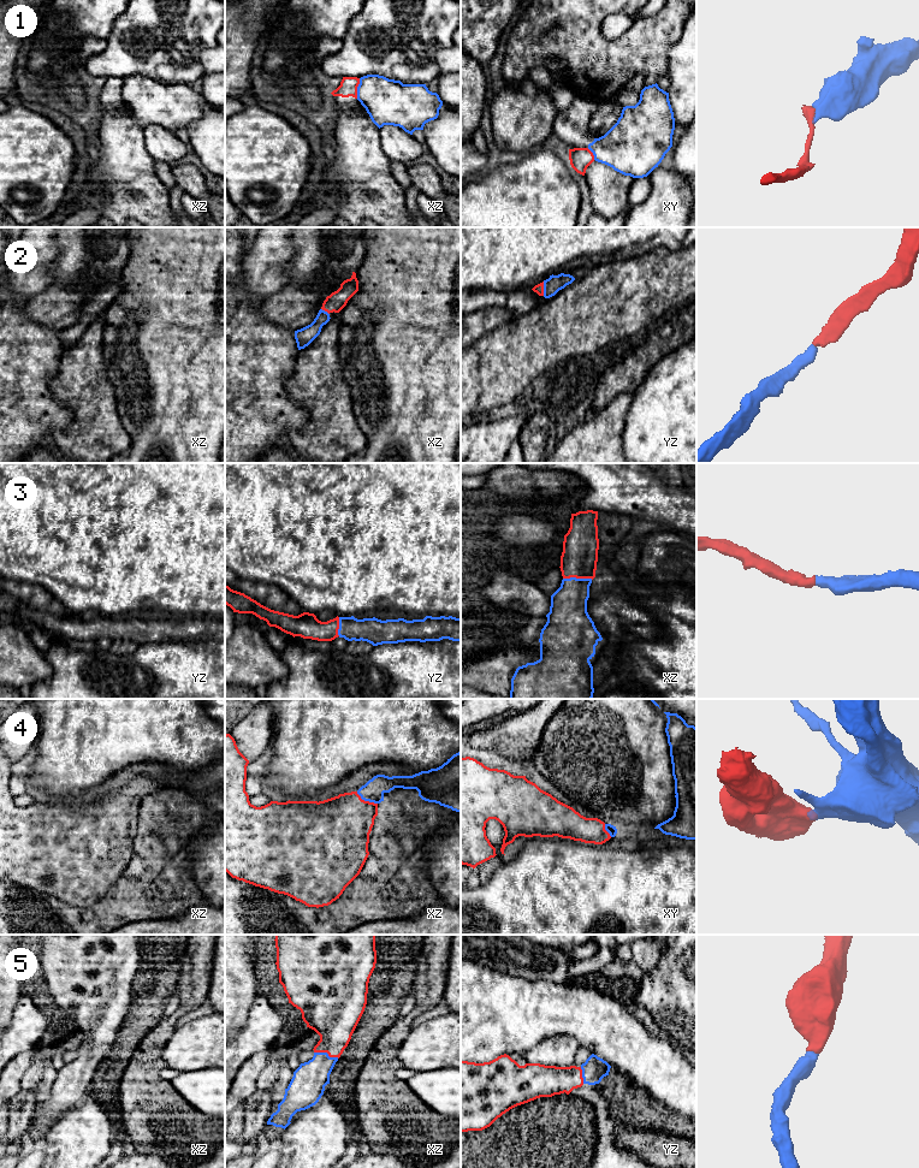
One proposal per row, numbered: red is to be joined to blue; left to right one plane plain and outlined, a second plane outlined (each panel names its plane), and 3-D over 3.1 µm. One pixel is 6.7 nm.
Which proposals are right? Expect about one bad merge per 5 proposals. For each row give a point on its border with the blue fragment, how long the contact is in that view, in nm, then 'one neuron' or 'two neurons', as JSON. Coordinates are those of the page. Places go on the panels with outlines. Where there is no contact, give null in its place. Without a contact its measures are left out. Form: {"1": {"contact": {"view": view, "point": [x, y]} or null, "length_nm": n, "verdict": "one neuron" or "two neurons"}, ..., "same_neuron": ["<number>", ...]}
{"1": {"contact": {"view": "xz", "point": [357, 88]}, "length_nm": 140, "verdict": "two neurons"}, "2": {"contact": {"view": "yz", "point": [544, 289]}, "length_nm": 100, "verdict": "one neuron"}, "3": {"contact": {"view": "xz", "point": [577, 579]}, "length_nm": 200, "verdict": "one neuron"}, "4": {"contact": {"view": "xz", "point": [366, 800]}, "length_nm": 170, "verdict": "one neuron"}, "5": {"contact": {"view": "xz", "point": [326, 1053]}, "length_nm": 170, "verdict": "one neuron"}, "same_neuron": ["2", "3", "4", "5"]}

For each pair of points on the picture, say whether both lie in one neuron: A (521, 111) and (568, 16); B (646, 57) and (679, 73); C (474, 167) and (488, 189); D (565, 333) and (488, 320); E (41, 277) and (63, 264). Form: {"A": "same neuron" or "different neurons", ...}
{"A": "different neurons", "B": "different neurons", "C": "different neurons", "D": "different neurons", "E": "different neurons"}

